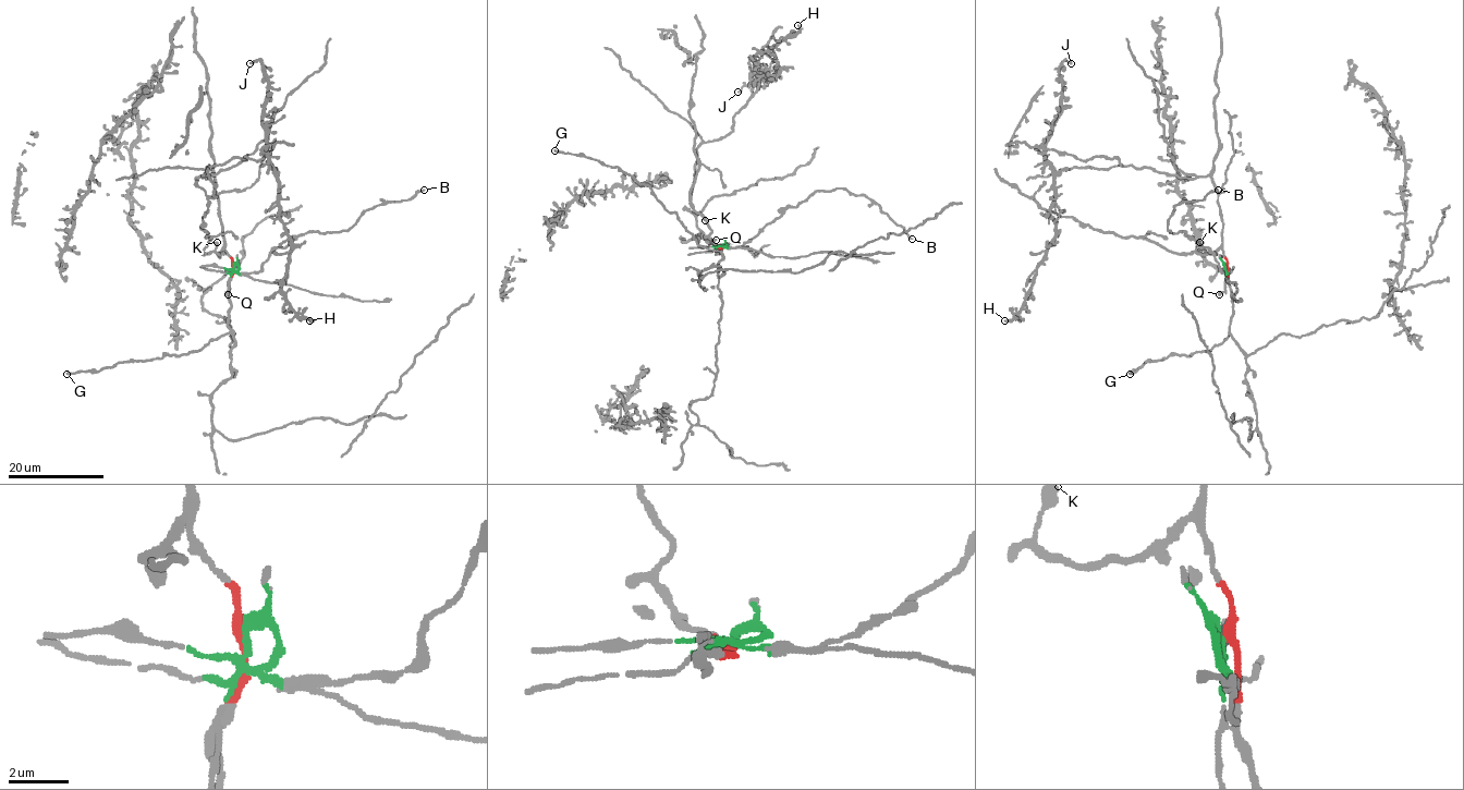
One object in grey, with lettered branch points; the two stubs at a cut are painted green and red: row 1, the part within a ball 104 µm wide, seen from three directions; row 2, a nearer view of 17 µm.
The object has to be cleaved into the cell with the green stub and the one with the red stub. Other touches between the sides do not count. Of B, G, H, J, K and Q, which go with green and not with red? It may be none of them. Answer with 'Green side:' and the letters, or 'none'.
Green side: B, Q

